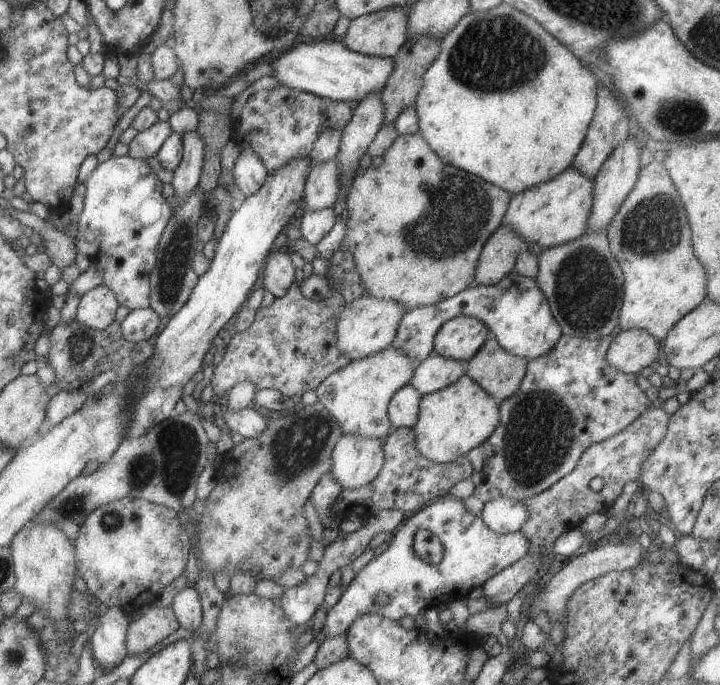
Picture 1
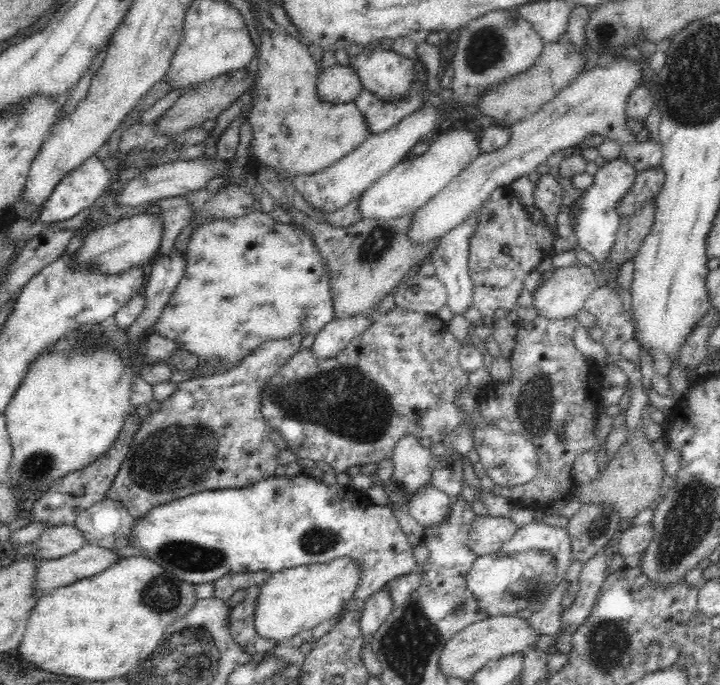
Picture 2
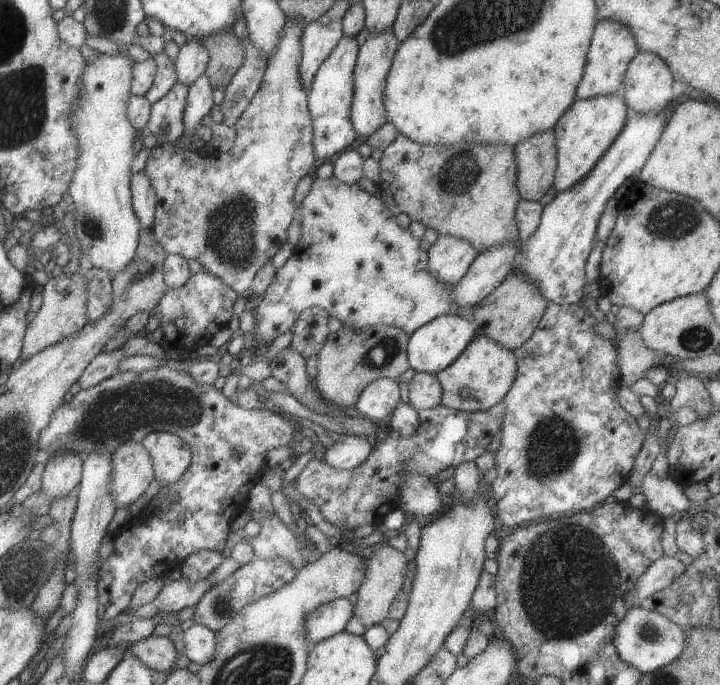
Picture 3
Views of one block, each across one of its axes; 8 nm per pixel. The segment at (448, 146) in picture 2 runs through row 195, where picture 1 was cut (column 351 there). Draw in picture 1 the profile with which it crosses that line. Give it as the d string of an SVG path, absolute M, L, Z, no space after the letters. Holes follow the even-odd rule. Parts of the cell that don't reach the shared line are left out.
M389 344L383 350L369 354L367 358L349 361L343 368L324 378L313 392L323 408L341 426L342 434L383 440L392 430L387 414L391 396L399 388L409 384L414 365L411 358L407 358L399 348Z

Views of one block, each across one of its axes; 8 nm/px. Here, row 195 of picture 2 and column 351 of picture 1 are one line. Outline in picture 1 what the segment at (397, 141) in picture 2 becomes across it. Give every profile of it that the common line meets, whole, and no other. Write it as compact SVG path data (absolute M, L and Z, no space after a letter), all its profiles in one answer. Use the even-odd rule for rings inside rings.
M363 296L351 302L344 302L337 318L337 350L345 354L350 361L367 358L369 354L383 350L395 338L399 321L406 312L407 308L403 304L385 298Z

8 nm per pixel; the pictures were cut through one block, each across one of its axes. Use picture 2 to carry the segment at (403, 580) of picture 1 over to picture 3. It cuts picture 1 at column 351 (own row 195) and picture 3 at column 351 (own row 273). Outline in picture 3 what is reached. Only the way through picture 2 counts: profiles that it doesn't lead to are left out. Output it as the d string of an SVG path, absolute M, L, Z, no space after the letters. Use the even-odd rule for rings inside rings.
M336 598L324 602L305 614L305 638L311 643L317 643L333 634L337 634L354 616L353 608L346 598Z

